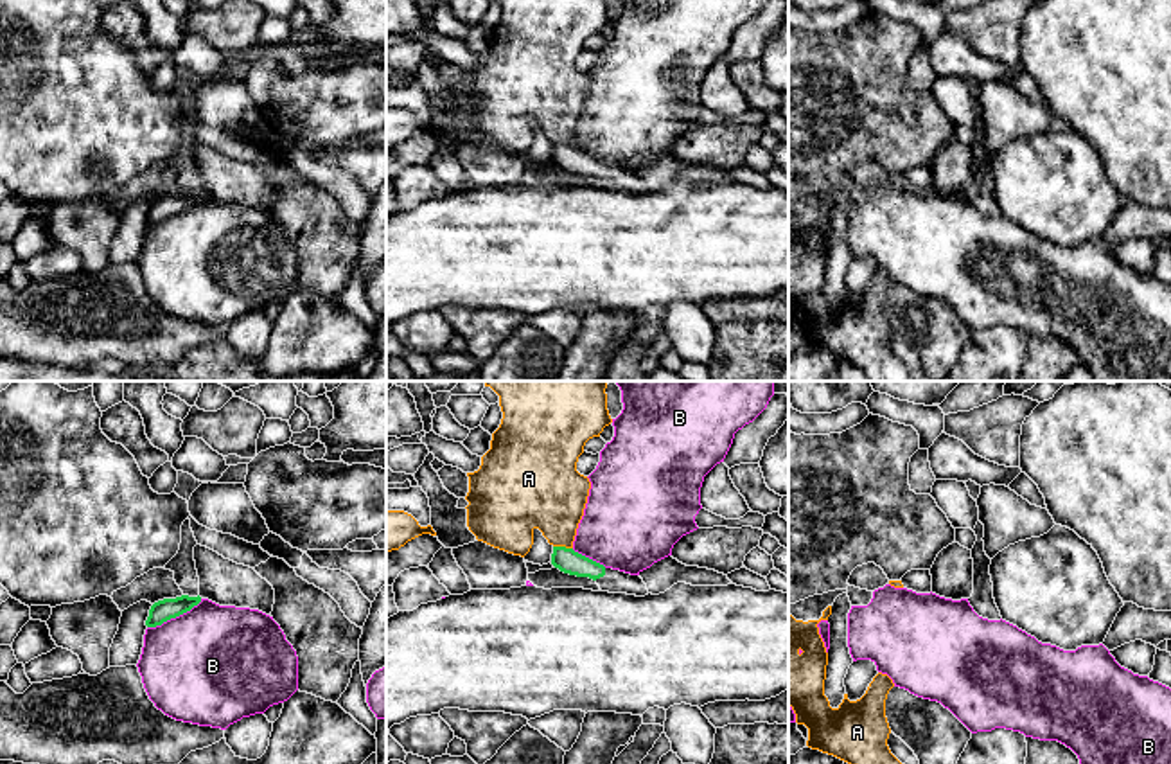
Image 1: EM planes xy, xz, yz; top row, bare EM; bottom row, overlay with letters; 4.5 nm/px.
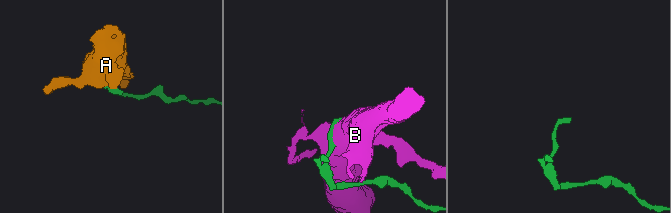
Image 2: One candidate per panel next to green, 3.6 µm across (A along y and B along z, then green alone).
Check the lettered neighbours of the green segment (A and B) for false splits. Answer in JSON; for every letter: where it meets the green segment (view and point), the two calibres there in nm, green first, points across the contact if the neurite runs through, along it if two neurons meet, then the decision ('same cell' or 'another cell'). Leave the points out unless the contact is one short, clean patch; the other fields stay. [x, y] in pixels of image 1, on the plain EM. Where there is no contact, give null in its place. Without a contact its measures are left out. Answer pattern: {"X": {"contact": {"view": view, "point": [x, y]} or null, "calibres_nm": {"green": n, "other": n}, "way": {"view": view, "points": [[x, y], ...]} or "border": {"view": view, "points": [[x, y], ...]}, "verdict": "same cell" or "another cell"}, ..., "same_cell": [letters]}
{"A": {"contact": {"view": "xz", "point": [563, 144]}, "calibres_nm": {"green": 110, "other": 320}, "verdict": "another cell"}, "B": {"contact": {"view": "xy", "point": [175, 214]}, "calibres_nm": {"green": 100, "other": 500}, "verdict": "another cell"}, "same_cell": []}

